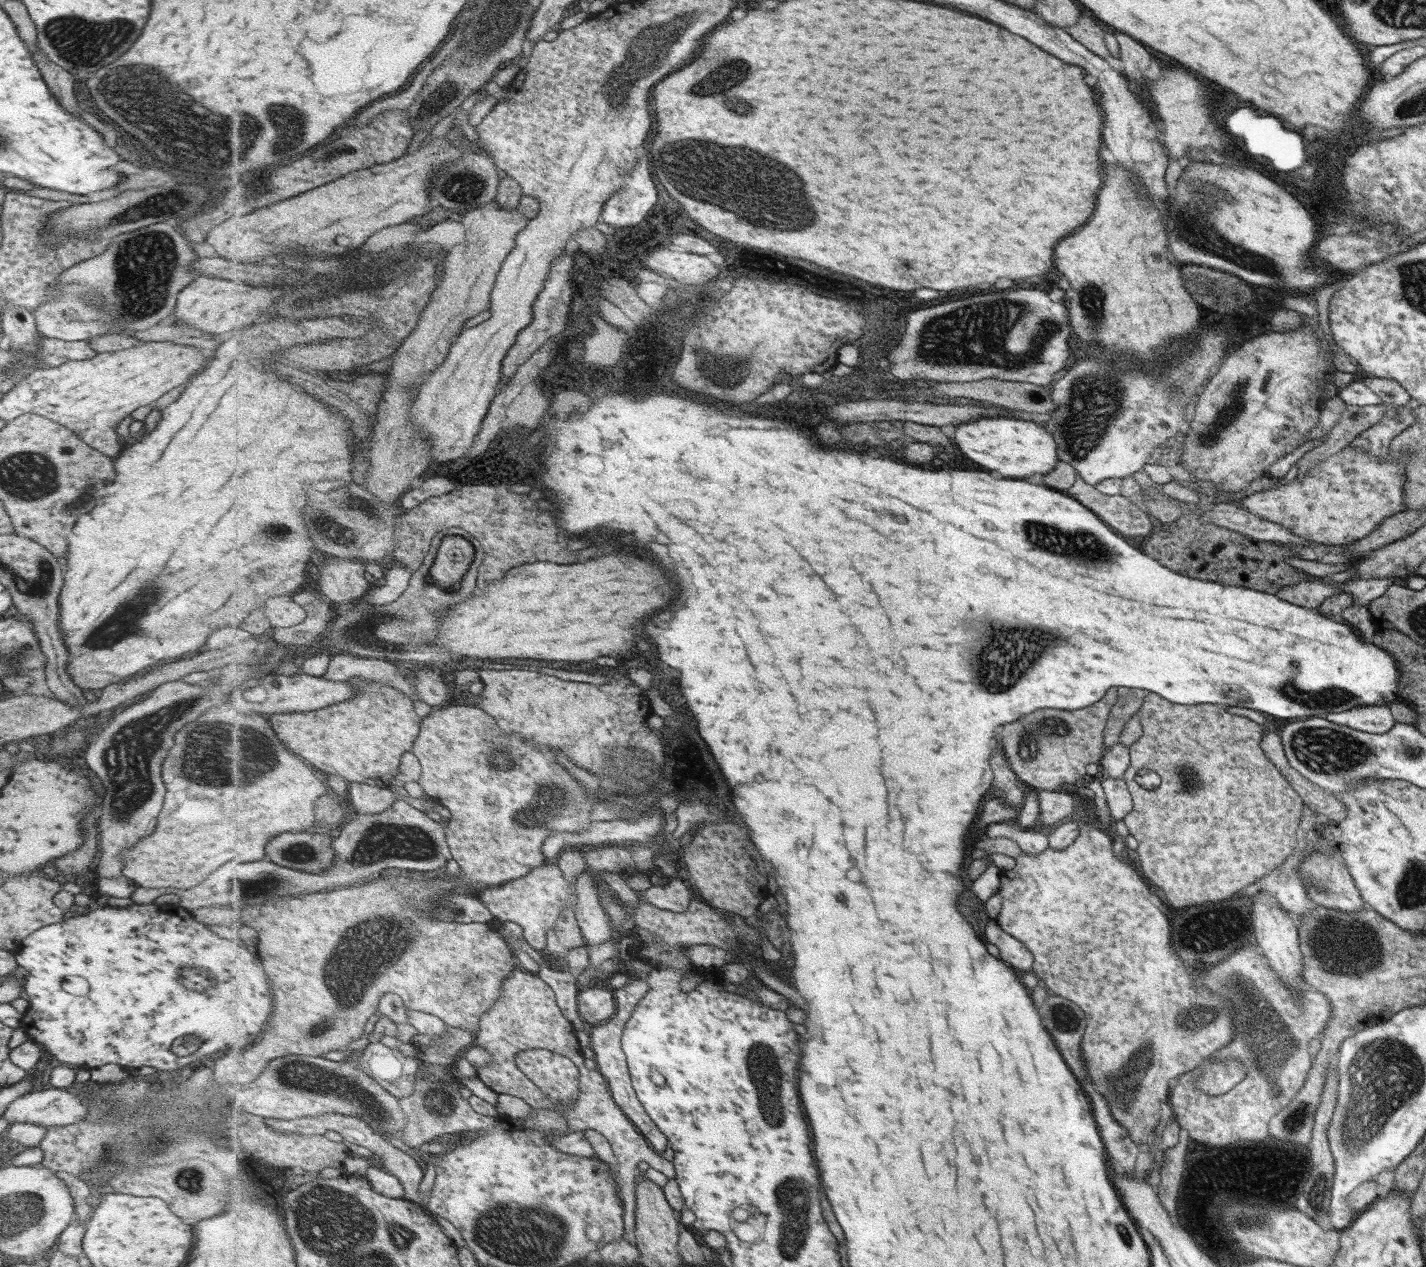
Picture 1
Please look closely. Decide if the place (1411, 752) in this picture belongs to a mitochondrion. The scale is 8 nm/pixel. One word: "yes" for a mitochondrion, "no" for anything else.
yes

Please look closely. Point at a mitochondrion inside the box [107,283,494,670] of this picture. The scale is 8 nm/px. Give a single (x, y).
(271, 532)

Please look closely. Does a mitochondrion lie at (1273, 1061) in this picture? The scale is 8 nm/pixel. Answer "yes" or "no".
yes

